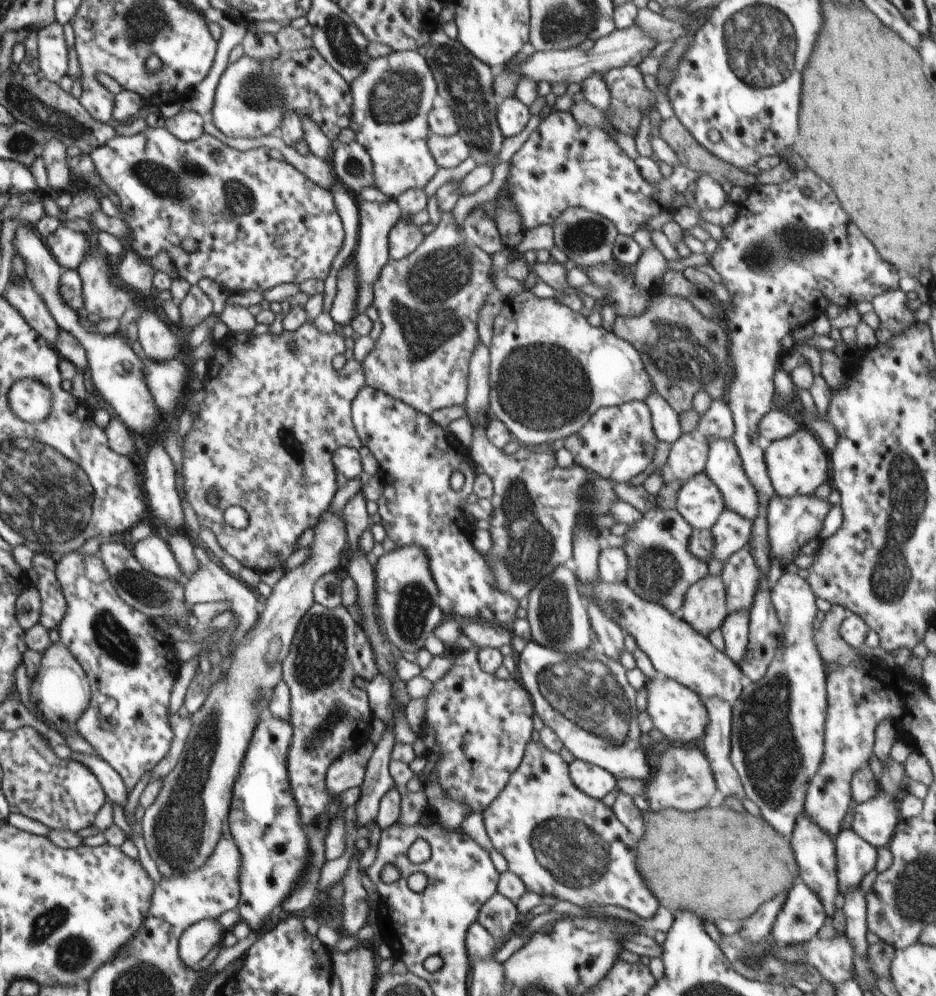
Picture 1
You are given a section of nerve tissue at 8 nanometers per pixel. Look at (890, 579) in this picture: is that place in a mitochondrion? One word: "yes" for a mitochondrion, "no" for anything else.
yes

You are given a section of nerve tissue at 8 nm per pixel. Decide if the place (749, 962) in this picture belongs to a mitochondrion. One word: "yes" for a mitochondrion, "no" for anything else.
yes

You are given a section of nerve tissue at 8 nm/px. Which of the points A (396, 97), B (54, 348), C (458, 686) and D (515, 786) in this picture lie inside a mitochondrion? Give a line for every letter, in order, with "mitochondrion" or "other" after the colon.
A: mitochondrion
B: other
C: other
D: other

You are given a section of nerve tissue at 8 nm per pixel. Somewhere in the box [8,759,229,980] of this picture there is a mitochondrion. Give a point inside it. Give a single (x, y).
(72, 953)

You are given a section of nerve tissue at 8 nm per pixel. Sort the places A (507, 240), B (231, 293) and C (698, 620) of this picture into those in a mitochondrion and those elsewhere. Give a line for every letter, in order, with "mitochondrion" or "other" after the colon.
A: other
B: other
C: other

